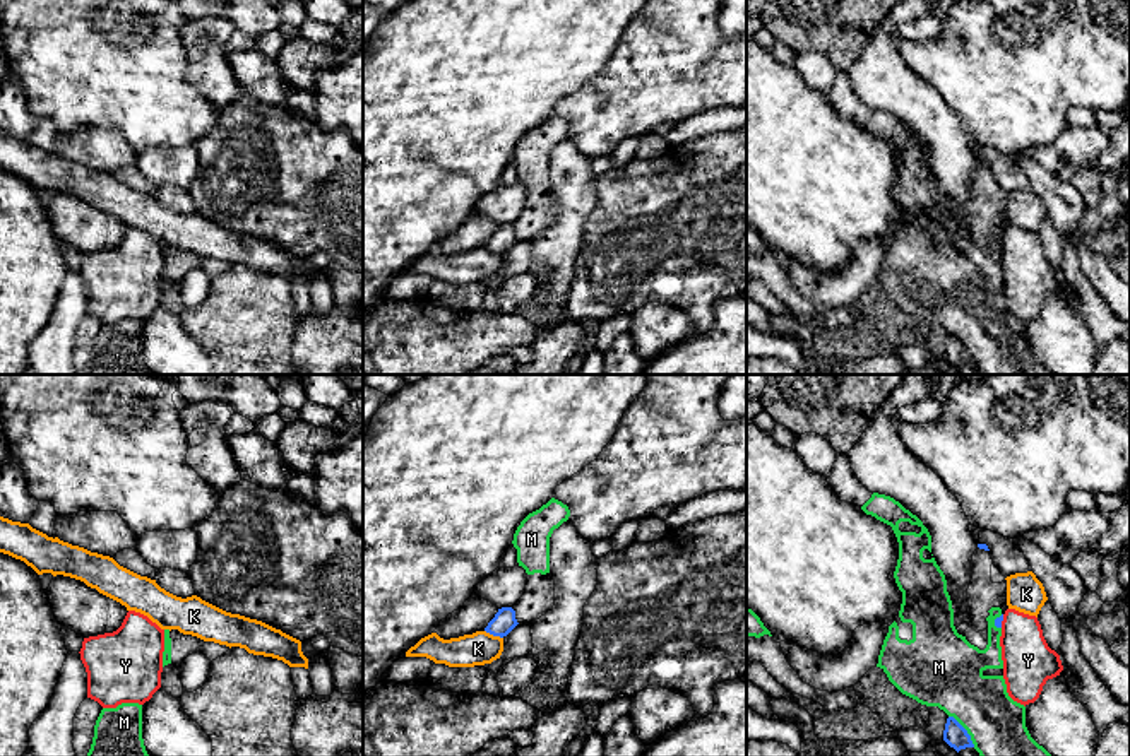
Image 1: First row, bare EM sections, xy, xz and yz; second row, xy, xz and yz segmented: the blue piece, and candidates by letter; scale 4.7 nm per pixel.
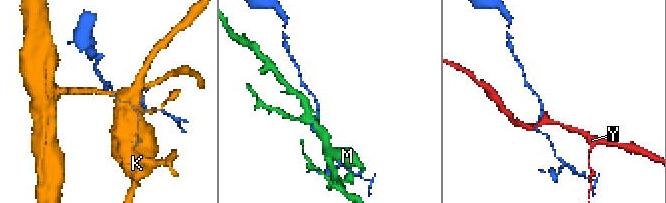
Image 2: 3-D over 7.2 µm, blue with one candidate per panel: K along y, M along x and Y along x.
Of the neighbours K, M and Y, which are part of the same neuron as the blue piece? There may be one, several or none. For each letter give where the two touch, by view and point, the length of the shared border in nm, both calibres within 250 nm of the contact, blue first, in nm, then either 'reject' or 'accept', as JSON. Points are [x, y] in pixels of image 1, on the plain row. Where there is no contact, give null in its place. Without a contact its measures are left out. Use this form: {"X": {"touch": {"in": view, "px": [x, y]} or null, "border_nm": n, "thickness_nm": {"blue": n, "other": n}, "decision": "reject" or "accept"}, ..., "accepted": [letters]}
{"K": {"touch": {"in": "xz", "px": [493, 252]}, "border_nm": 100, "thickness_nm": {"blue": 110, "other": 160}, "decision": "reject"}, "M": {"touch": {"in": "yz", "px": [966, 348]}, "border_nm": 200, "thickness_nm": {"blue": 110, "other": 300}, "decision": "reject"}, "Y": {"touch": {"in": "yz", "px": [1002, 236]}, "border_nm": 70, "thickness_nm": {"blue": 30, "other": 240}, "decision": "reject"}, "accepted": []}

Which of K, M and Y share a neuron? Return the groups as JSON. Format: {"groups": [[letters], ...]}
{"groups": [["K"], ["M"], ["Y"]]}

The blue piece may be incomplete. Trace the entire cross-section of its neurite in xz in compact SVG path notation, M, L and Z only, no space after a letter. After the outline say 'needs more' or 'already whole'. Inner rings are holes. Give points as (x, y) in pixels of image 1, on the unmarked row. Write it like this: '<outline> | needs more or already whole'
M502 224L498 226L498 229L495 231L495 234L488 239L488 243L485 245L486 250L493 251L493 253L507 253L515 243L517 243L517 236L515 236L515 227L512 224Z | already whole

